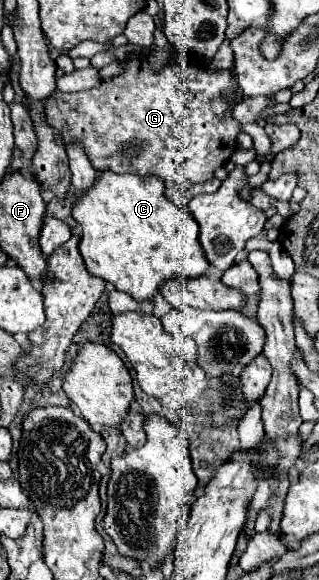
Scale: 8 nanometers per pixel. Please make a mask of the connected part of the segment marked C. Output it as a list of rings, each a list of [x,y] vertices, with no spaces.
[[[102,172],[98,184],[76,200],[72,216],[82,226],[80,252],[88,272],[114,284],[116,290],[130,294],[138,302],[150,302],[160,292],[160,286],[176,276],[200,278],[210,268],[198,242],[198,224],[194,216],[186,208],[180,208],[168,200],[164,196],[164,182],[154,176]]]

